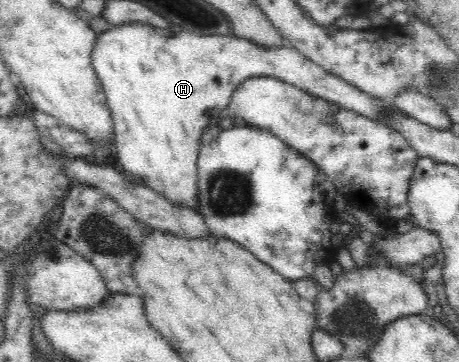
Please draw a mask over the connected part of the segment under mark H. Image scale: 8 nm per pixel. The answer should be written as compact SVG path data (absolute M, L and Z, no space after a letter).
M128 22L96 34L96 44L90 56L92 66L102 83L113 120L116 158L132 177L142 177L146 187L168 199L174 205L198 208L198 152L202 134L215 121L215 115L229 105L236 87L250 77L273 76L316 98L347 108L368 120L384 122L388 105L382 99L364 94L339 76L316 66L295 48L274 46L266 48L234 35L200 34L199 32L170 32L169 28L154 28L151 24Z

